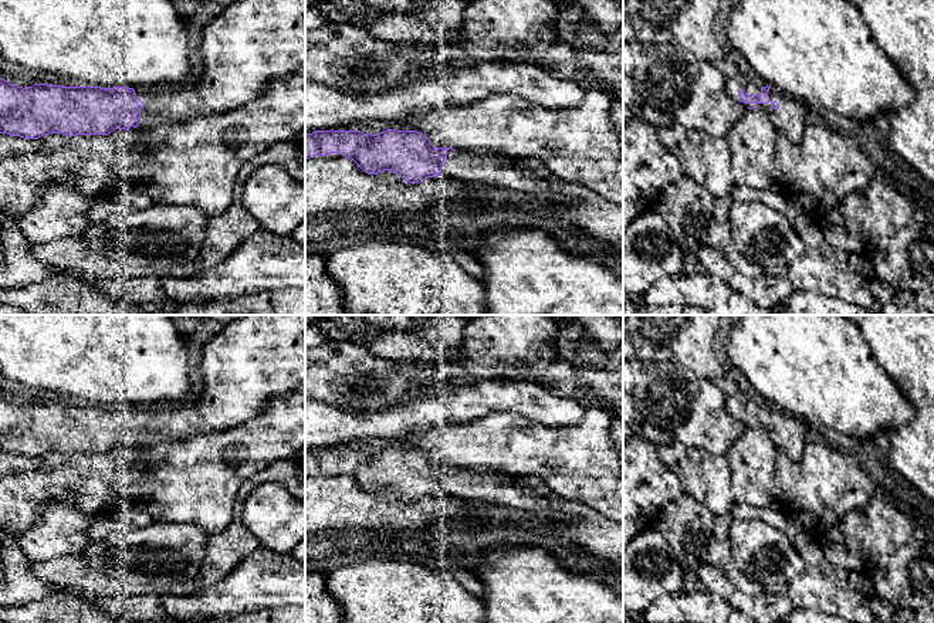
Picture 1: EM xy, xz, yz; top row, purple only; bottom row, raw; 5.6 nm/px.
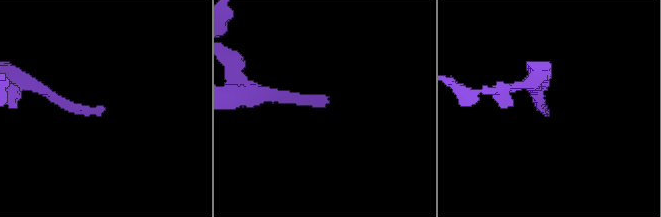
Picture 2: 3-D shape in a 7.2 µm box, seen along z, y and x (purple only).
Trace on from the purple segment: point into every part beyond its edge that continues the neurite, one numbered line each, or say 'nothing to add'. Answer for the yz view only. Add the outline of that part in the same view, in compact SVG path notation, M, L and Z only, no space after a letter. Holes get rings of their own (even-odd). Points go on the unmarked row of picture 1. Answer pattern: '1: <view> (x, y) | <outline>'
1: yz (788, 437) | M740 390L727 396L725 409L734 419L740 420L747 427L759 426L765 429L779 453L785 453L793 461L799 461L802 458L806 446L805 430L808 426L802 419L798 419L779 407L769 406L768 421L744 421L738 414L741 407L744 407L748 413L761 412L761 404L755 403Z

